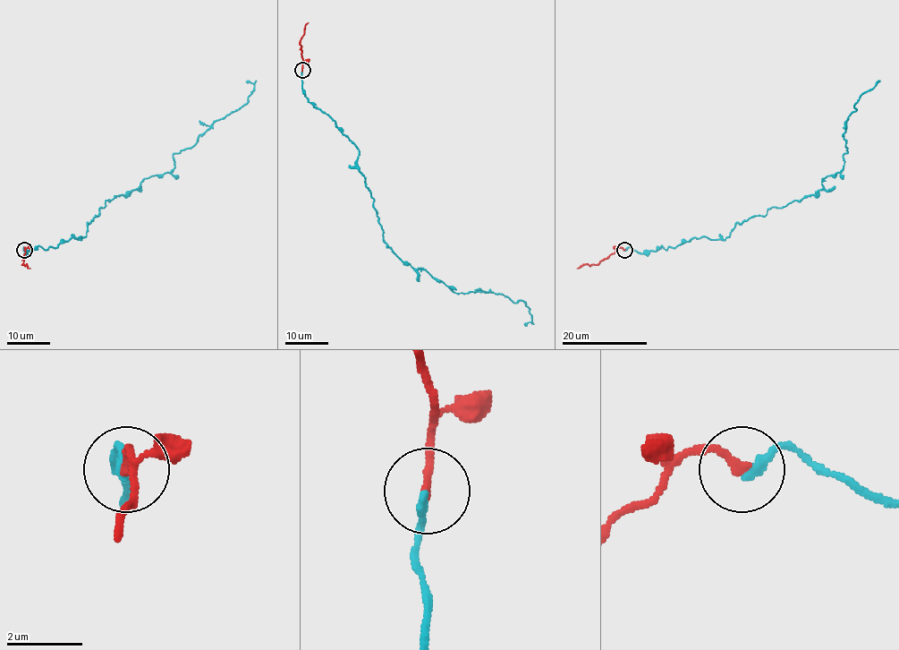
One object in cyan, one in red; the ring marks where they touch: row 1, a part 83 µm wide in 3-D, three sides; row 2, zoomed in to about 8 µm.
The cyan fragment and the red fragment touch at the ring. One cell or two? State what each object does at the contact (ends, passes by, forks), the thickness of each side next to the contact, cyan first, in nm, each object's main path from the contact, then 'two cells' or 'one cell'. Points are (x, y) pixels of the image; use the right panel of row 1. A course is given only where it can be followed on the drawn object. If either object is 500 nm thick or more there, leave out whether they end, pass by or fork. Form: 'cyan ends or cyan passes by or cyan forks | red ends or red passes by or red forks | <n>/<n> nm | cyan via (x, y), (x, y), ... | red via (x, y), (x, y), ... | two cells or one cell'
cyan ends | red ends | 240/220 nm | cyan via (623, 250), (725, 239), (737, 223), (815, 195), (824, 178), (843, 168), (847, 118), (880, 80) | red via (623, 250), (618, 248), (597, 263), (581, 265), (577, 268) | one cell

